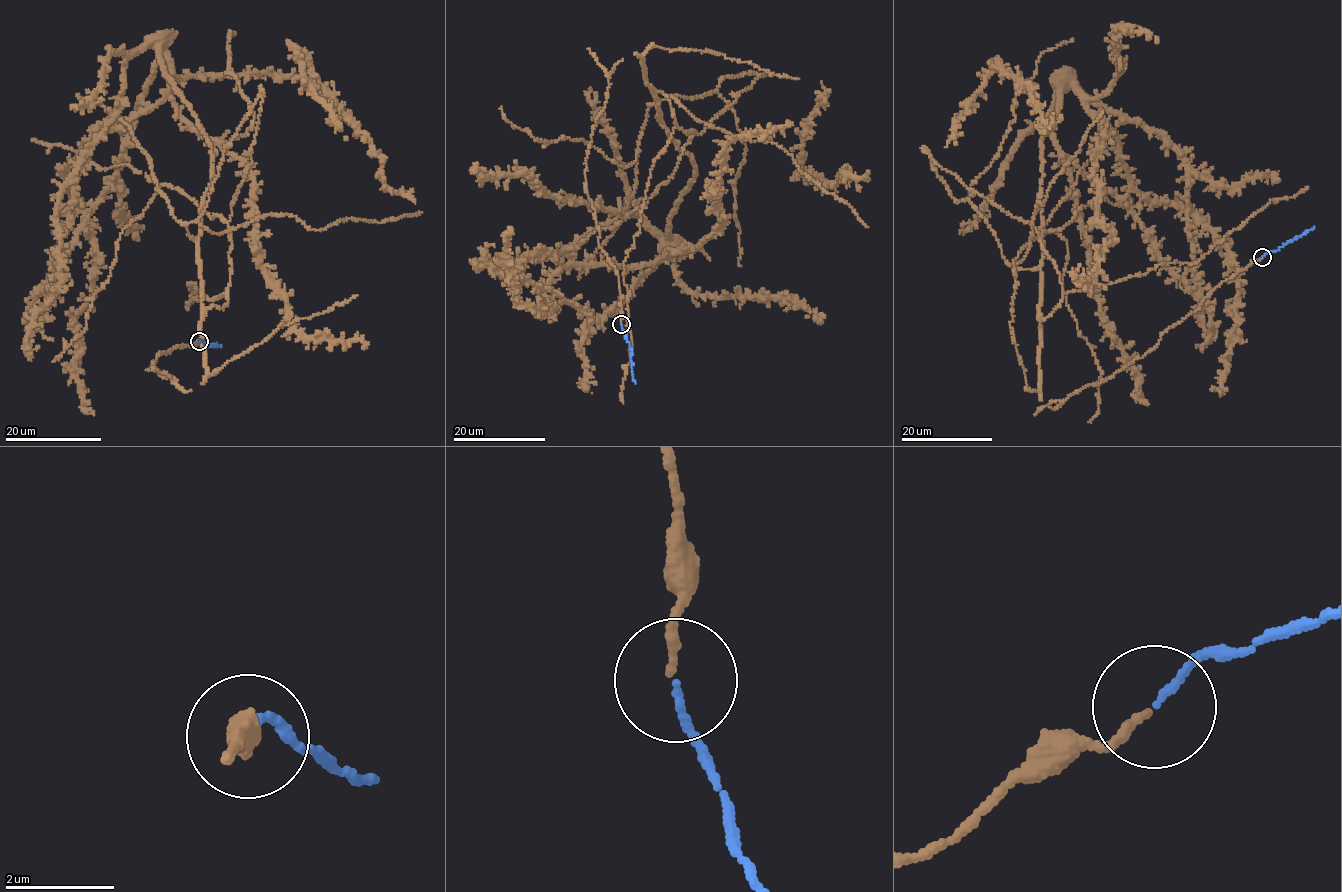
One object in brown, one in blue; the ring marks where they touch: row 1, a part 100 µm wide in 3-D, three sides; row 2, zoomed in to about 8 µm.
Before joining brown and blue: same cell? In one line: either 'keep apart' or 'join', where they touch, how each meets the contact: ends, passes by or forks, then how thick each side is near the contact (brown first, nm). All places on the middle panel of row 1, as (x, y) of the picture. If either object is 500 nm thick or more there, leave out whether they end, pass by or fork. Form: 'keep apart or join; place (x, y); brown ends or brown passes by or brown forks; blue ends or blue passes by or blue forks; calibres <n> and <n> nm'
join; place (621, 324); brown ends; blue ends; calibres 160 and 120 nm

